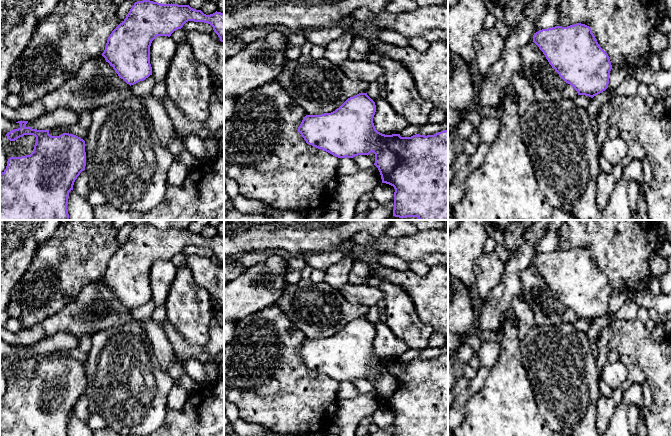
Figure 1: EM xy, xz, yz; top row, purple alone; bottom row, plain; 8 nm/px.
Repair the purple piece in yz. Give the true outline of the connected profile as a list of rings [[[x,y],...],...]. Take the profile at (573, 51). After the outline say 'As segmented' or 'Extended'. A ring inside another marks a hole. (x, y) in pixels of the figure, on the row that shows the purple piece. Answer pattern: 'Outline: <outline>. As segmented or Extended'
Outline: [[[577,23],[542,29],[533,35],[533,42],[578,95],[593,98],[608,88],[612,65],[589,26]]]. As segmented

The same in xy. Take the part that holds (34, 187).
Outline: [[[28,121],[16,123],[19,123],[20,127],[8,132],[8,139],[15,141],[24,135],[33,135],[36,137],[36,143],[30,155],[10,157],[6,169],[0,173],[0,220],[69,220],[69,192],[73,190],[75,180],[86,166],[85,141],[69,133],[51,136],[49,130],[26,127]]]. As segmented

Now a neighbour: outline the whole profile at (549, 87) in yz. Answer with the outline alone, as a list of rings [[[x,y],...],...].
[[[533,41],[523,46],[520,54],[520,70],[532,82],[536,101],[559,102],[564,99],[574,100],[579,96],[574,87],[566,83],[552,68]]]

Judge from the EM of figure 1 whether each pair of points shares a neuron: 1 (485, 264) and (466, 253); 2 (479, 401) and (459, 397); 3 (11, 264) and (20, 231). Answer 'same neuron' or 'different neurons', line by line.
1: different neurons
2: different neurons
3: same neuron

